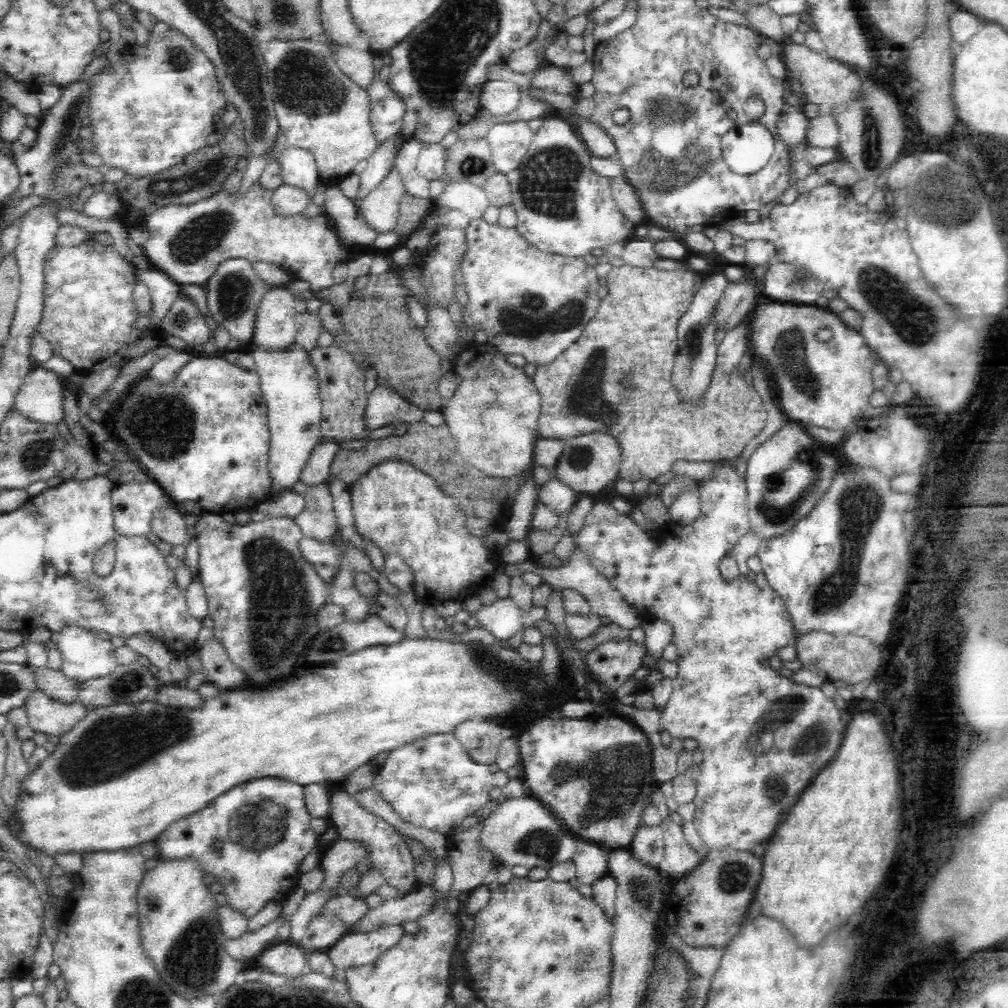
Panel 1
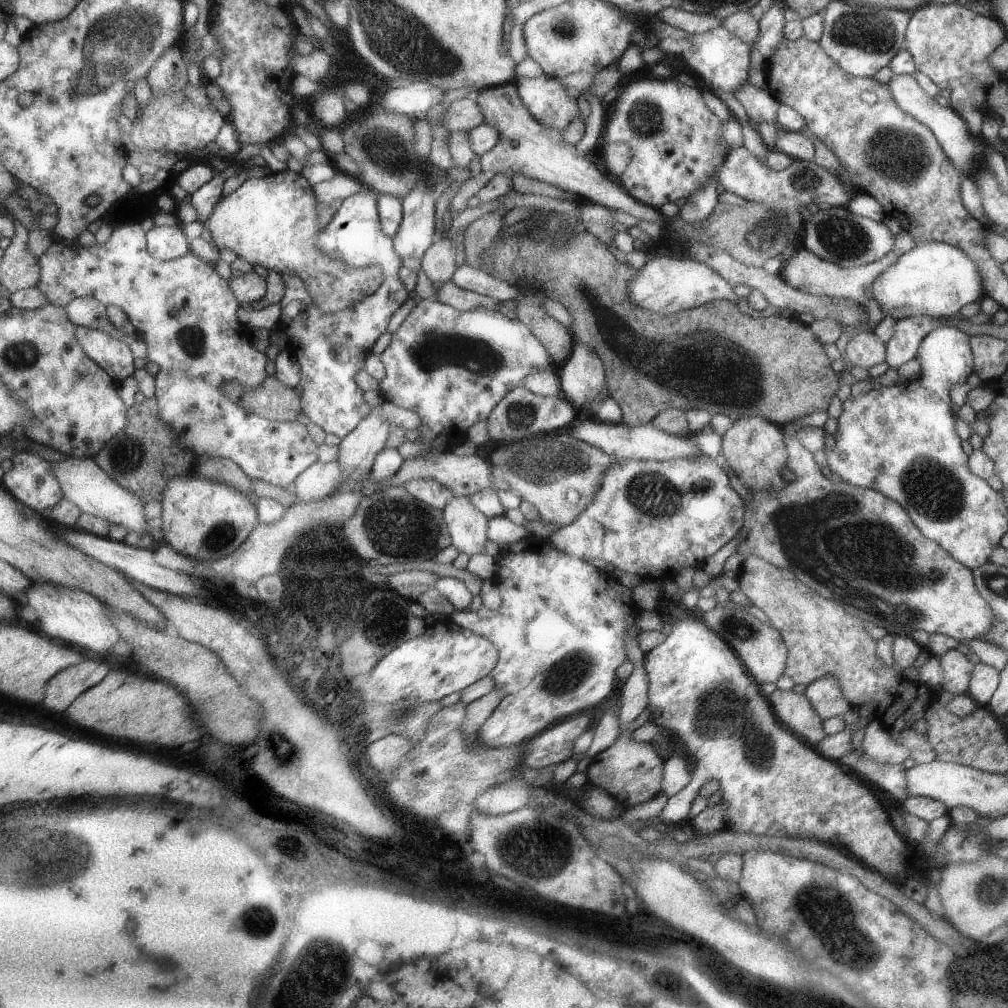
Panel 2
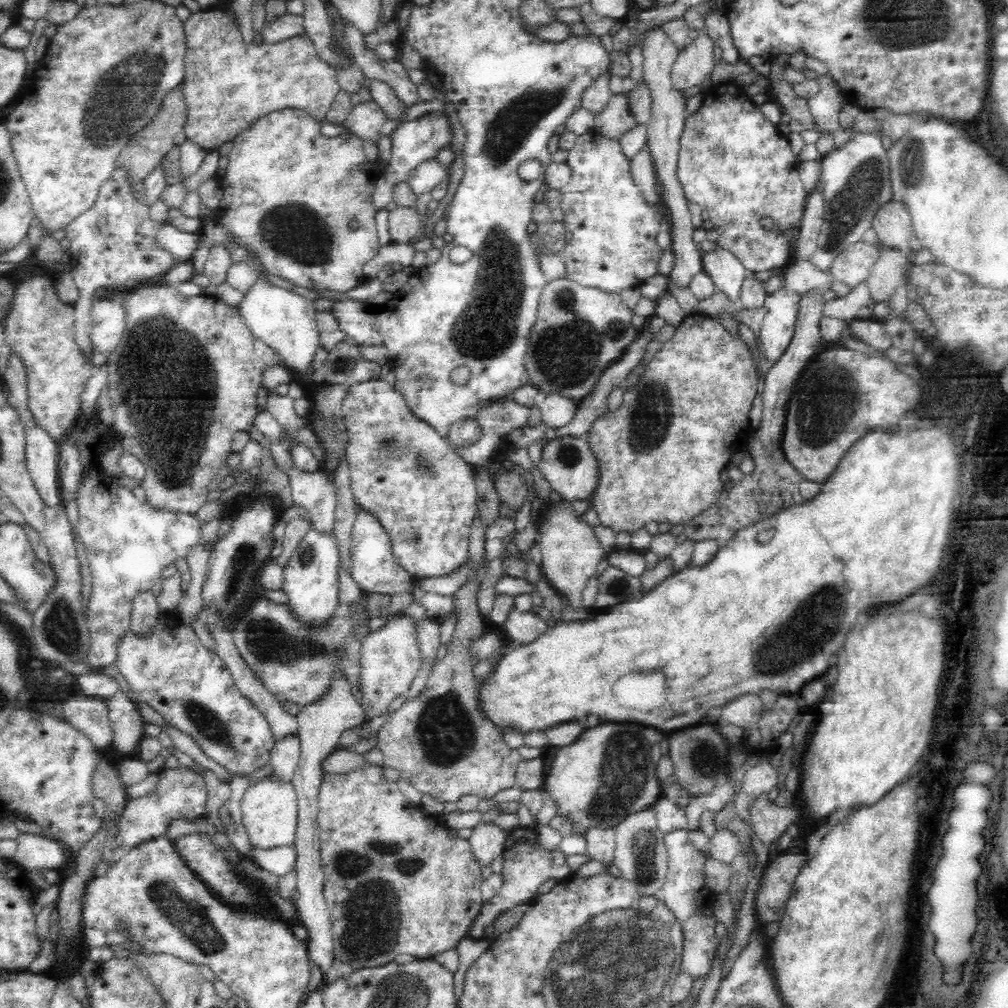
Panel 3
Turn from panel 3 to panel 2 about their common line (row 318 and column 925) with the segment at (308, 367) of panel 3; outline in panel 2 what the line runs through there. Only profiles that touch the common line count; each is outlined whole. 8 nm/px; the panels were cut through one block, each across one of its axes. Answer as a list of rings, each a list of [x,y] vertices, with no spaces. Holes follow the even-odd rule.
[[[922,243],[905,252],[897,258],[897,261],[886,267],[871,284],[870,291],[874,299],[880,304],[883,313],[892,316],[896,320],[908,317],[926,315],[938,319],[955,315],[967,304],[980,301],[983,292],[983,282],[973,260],[962,252],[958,247],[948,243]]]

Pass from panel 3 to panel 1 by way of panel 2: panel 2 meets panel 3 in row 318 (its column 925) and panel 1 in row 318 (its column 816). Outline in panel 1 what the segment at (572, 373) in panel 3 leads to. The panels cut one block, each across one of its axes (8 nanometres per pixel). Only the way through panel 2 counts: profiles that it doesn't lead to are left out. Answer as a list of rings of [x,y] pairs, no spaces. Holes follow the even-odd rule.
[[[481,218],[474,219],[465,231],[467,251],[460,267],[467,305],[462,311],[460,325],[484,330],[488,343],[506,355],[521,354],[528,364],[538,367],[554,362],[578,340],[600,306],[598,275],[594,267],[584,263],[582,258],[542,252],[528,244],[515,228],[504,228],[497,222],[490,224]]]

